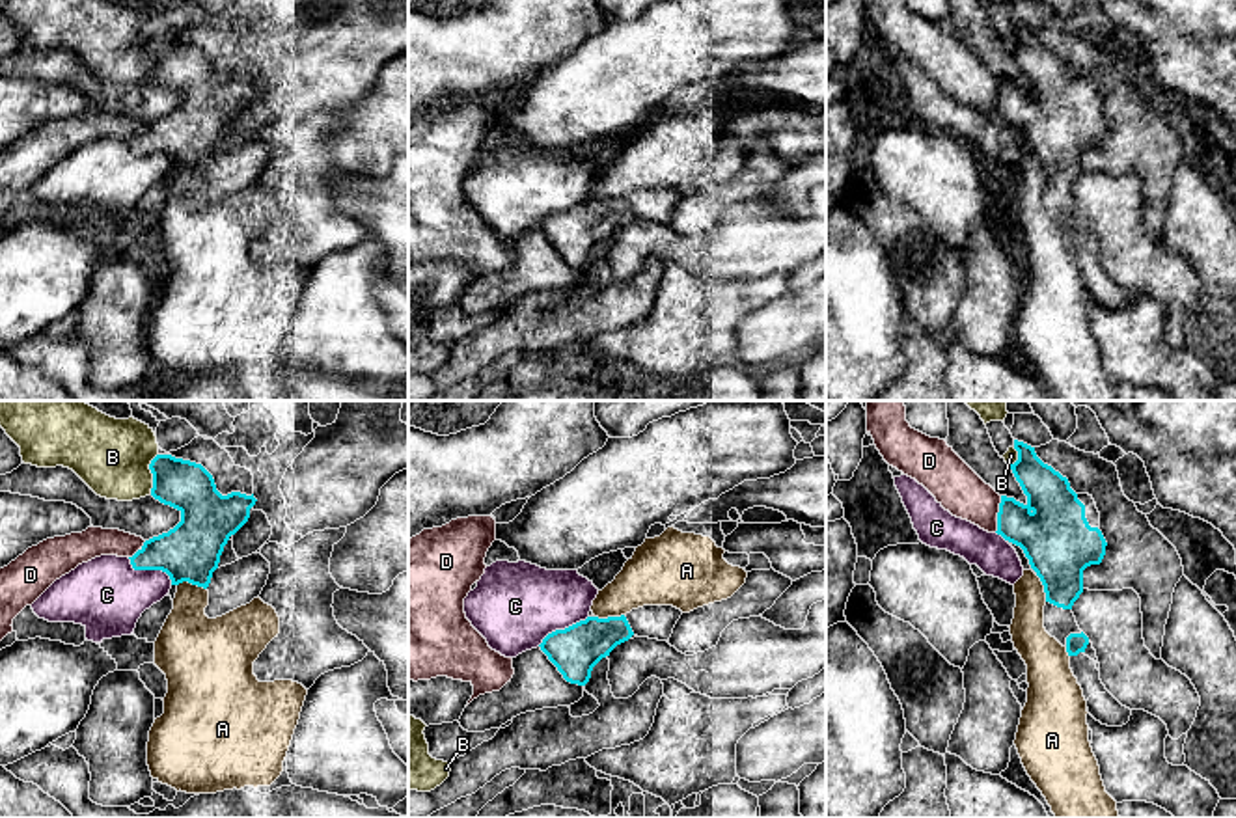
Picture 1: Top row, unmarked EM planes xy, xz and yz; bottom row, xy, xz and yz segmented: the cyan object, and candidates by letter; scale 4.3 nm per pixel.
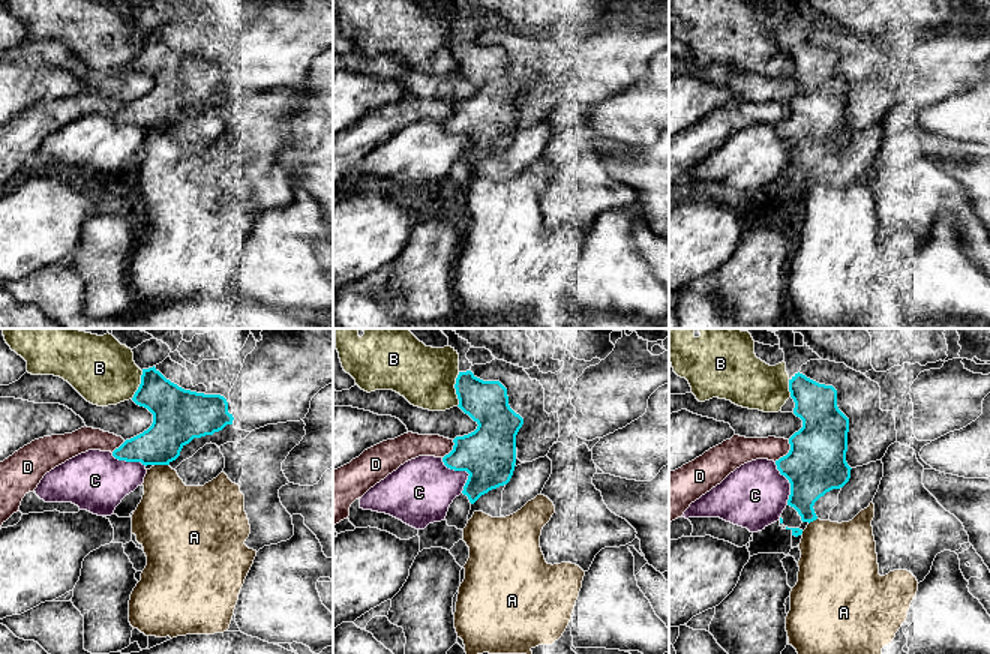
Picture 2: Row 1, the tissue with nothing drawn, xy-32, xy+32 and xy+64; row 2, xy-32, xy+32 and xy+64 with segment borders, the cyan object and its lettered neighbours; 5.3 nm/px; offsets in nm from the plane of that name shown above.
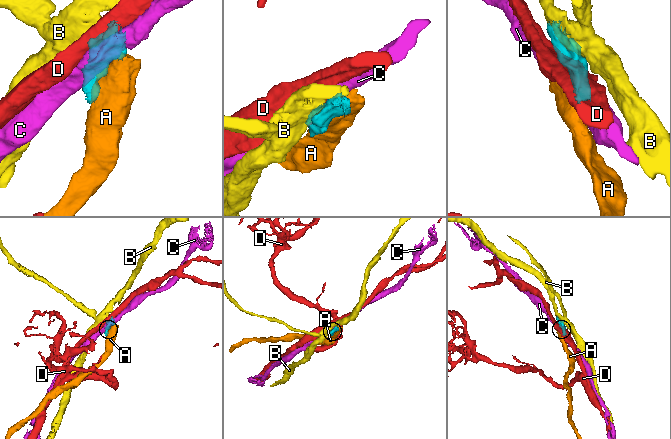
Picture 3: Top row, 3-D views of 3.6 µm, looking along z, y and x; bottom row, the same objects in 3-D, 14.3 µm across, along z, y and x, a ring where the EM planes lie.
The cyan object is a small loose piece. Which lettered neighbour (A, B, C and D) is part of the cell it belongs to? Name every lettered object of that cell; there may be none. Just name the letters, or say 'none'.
A

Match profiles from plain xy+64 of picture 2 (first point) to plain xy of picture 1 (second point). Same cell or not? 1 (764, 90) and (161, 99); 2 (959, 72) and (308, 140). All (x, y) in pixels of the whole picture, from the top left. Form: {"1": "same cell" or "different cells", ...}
{"1": "same cell", "2": "different cells"}

